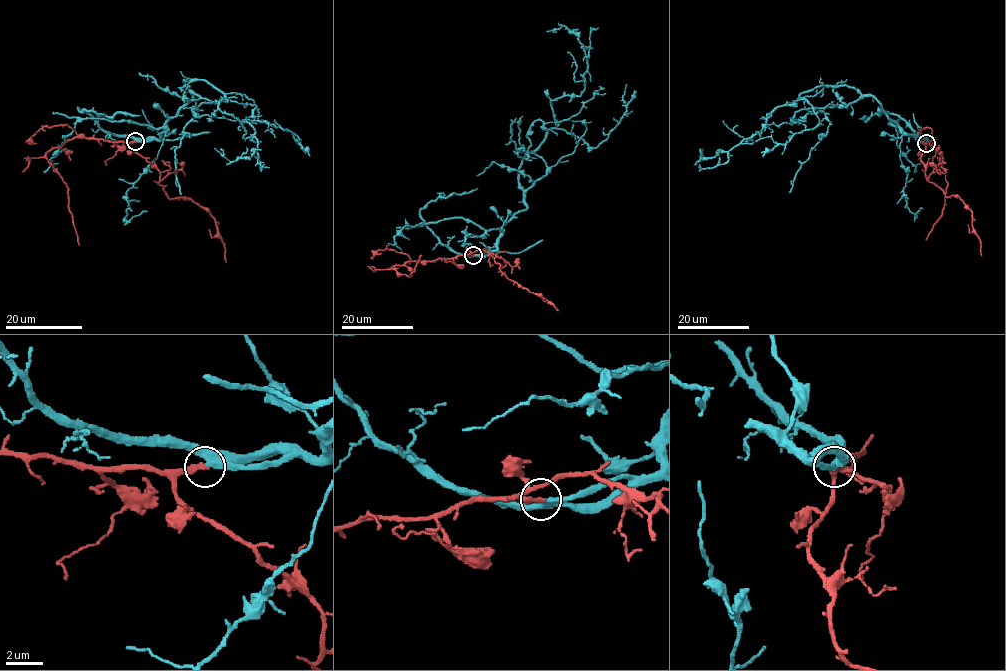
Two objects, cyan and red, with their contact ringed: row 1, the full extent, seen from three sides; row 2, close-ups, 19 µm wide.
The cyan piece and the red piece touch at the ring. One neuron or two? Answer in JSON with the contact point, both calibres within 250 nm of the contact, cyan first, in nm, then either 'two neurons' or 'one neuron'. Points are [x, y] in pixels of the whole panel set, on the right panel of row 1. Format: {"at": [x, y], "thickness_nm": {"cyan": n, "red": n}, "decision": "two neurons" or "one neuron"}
{"at": [926, 143], "thickness_nm": {"cyan": 360, "red": 320}, "decision": "one neuron"}

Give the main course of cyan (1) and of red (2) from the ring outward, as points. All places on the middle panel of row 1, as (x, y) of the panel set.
1: (473, 254), (496, 249), (526, 209), (519, 167), (556, 127), (550, 101), (584, 88), (578, 37), (547, 31)
2: (473, 254), (407, 261), (390, 269), (410, 276), (421, 254)

